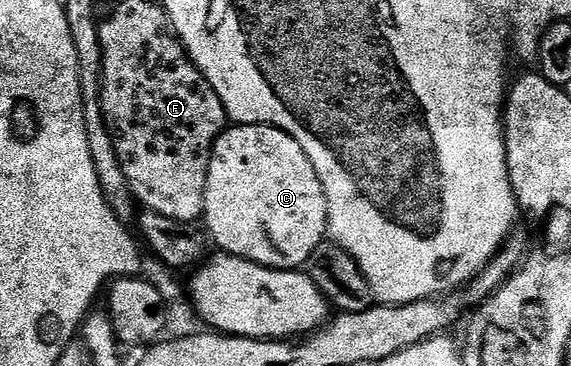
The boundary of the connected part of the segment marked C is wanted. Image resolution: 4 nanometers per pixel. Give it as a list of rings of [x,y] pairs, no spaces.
[[[235,124],[224,130],[221,137],[216,140],[215,147],[211,153],[202,221],[204,223],[207,222],[205,230],[209,235],[210,241],[214,245],[216,242],[219,245],[216,247],[222,253],[232,254],[233,256],[244,258],[250,262],[256,262],[262,266],[270,266],[273,270],[299,270],[300,268],[306,267],[307,261],[311,259],[311,253],[328,237],[327,197],[323,191],[321,180],[317,180],[317,172],[313,168],[313,164],[309,164],[309,156],[305,156],[301,144],[297,144],[297,140],[293,136],[289,136],[283,130],[277,129],[276,126],[241,126]]]

